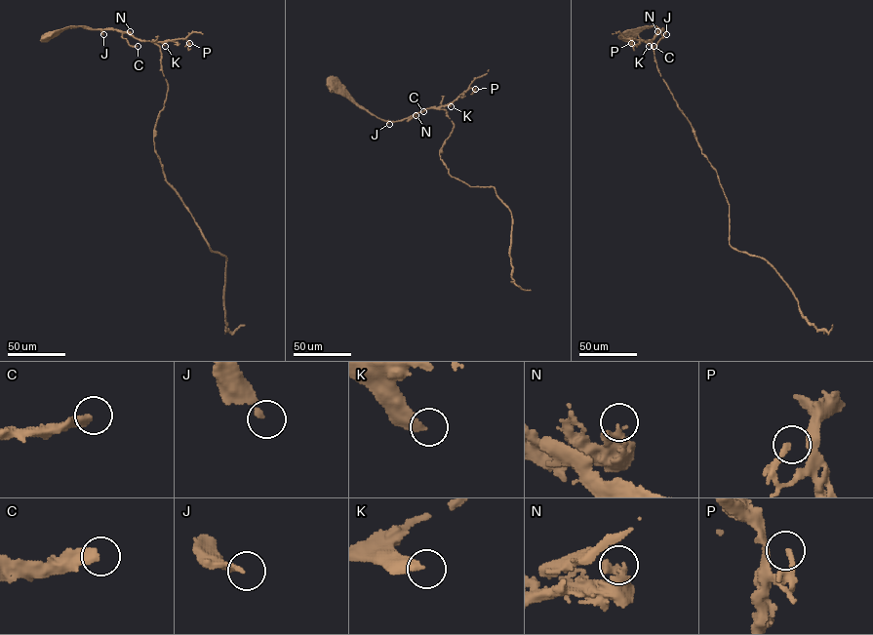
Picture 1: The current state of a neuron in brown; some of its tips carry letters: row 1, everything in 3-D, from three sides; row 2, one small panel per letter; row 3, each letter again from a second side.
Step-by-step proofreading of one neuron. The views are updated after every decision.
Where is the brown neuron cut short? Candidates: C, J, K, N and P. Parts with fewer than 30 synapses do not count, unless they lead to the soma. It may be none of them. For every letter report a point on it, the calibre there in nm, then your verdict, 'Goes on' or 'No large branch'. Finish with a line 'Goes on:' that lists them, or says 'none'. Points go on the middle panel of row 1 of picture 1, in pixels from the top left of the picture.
C: Place: (423, 111). Thickness 360 nm. Goes on
J: Place: (389, 124). Thickness 190 nm. Goes on
K: Place: (451, 106). Thickness 280 nm. No large branch
N: Place: (416, 115). Thickness 320 nm. No large branch
P: Place: (475, 89). Thickness 180 nm. No large branch
Goes on: C, J

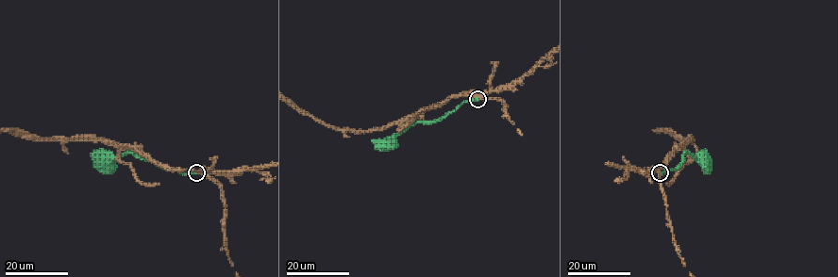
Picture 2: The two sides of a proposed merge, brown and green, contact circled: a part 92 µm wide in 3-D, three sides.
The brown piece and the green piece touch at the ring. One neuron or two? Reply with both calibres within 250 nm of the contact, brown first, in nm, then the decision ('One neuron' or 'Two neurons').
Thickness 650 nm (brown) against 650 nm. Two neurons

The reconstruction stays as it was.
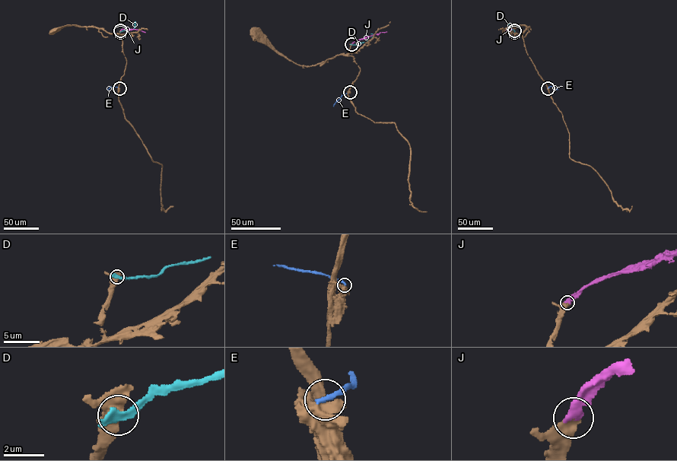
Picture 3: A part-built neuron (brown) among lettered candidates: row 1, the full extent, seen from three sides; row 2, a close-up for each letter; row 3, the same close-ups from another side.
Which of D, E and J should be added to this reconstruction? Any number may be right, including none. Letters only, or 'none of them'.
J

